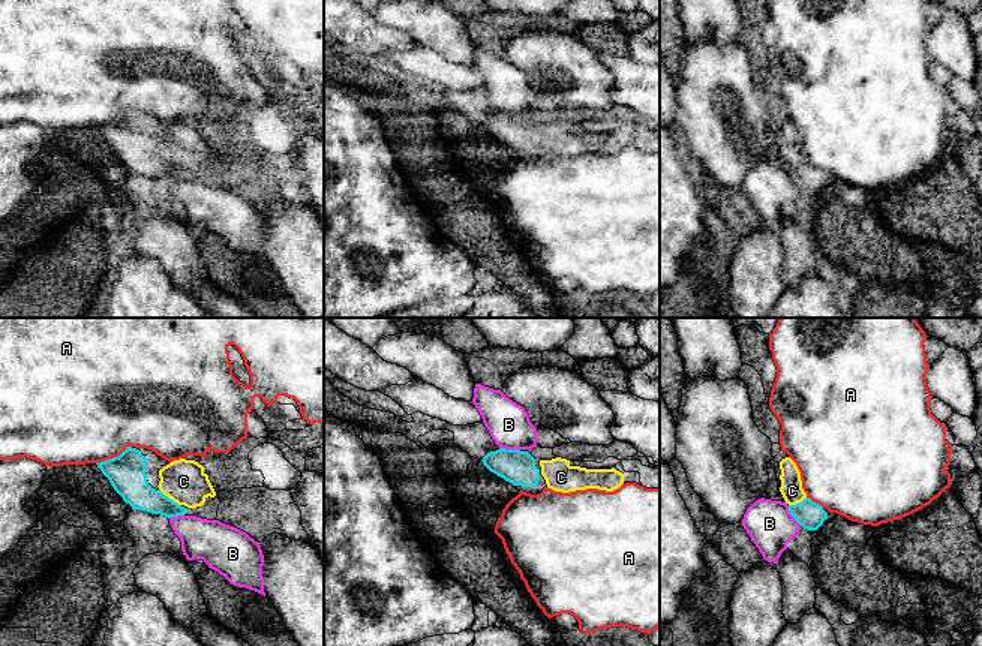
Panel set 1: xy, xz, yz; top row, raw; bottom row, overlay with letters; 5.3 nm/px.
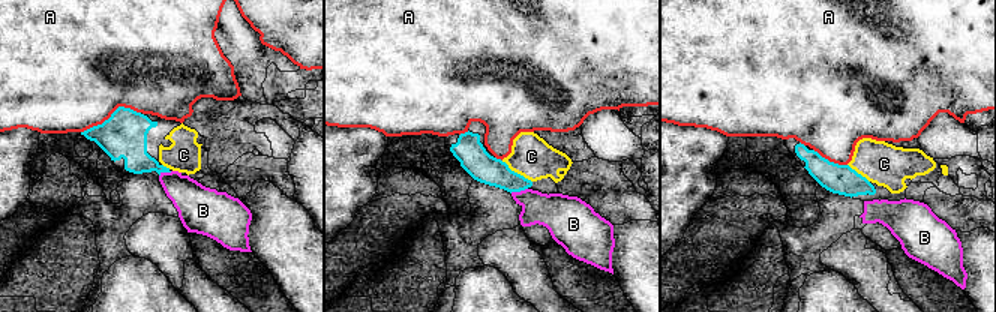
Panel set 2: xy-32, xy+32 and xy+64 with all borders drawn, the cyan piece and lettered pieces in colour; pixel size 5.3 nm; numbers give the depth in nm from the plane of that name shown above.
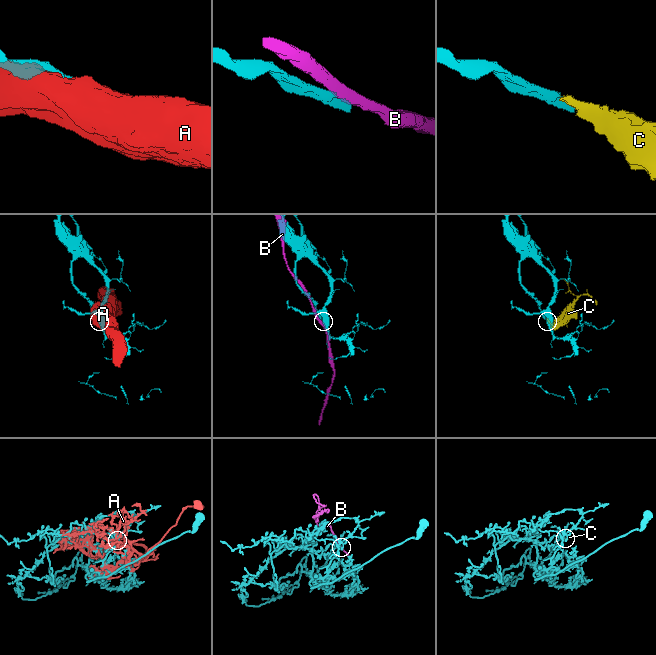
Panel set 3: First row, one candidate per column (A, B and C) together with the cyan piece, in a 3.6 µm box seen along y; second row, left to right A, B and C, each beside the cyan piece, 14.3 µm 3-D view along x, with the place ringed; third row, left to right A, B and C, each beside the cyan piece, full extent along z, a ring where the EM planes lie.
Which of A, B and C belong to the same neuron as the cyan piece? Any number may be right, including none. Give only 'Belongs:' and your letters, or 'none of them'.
Belongs: C

